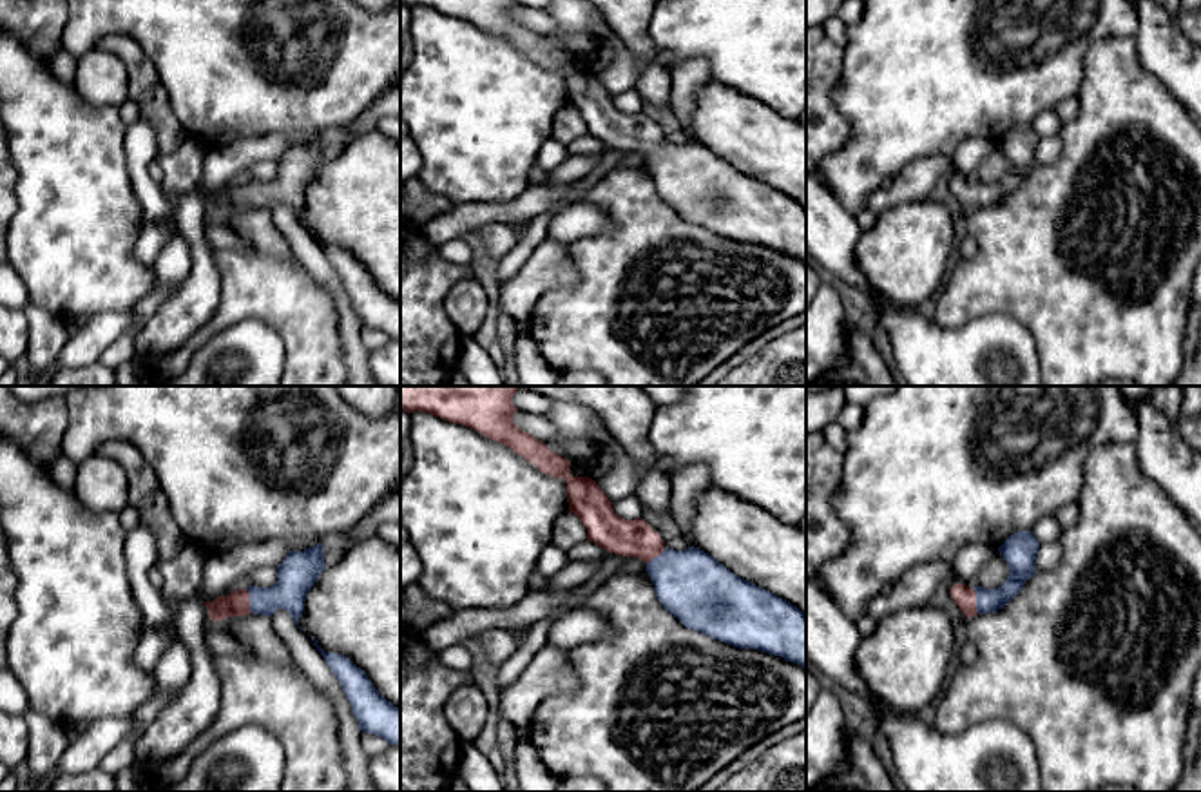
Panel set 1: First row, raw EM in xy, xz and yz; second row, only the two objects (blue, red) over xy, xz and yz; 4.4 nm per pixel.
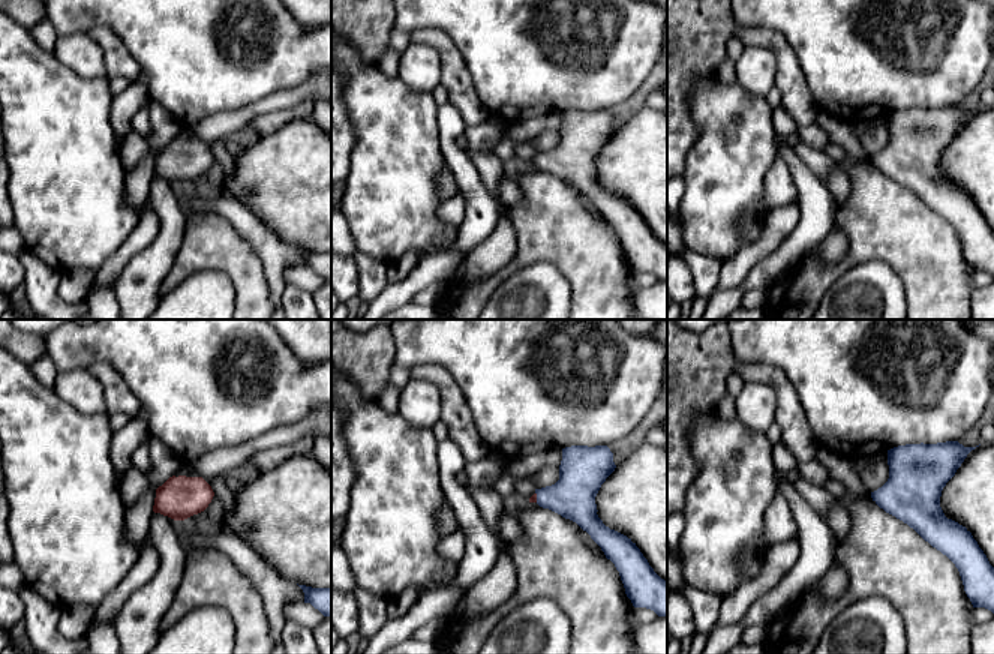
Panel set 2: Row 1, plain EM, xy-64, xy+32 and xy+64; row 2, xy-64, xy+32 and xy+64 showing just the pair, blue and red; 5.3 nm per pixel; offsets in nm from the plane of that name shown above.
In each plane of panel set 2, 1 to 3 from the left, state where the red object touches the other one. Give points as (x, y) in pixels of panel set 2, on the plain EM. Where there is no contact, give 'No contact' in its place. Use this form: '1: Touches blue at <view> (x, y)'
1: No contact
2: Touches blue at xy+32 (537, 161)
3: No contact

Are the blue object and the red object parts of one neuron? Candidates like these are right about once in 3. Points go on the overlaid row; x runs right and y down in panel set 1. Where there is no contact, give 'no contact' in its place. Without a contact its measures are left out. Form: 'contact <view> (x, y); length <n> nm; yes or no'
contact yz (977, 600); length 120 nm; yes

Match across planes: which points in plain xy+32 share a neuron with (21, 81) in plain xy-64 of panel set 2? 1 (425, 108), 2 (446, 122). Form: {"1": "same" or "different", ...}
{"1": "same", "2": "different"}

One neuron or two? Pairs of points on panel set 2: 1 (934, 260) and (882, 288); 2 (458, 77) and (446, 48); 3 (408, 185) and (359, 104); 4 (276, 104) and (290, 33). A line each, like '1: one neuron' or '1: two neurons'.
1: two neurons
2: one neuron
3: one neuron
4: two neurons

